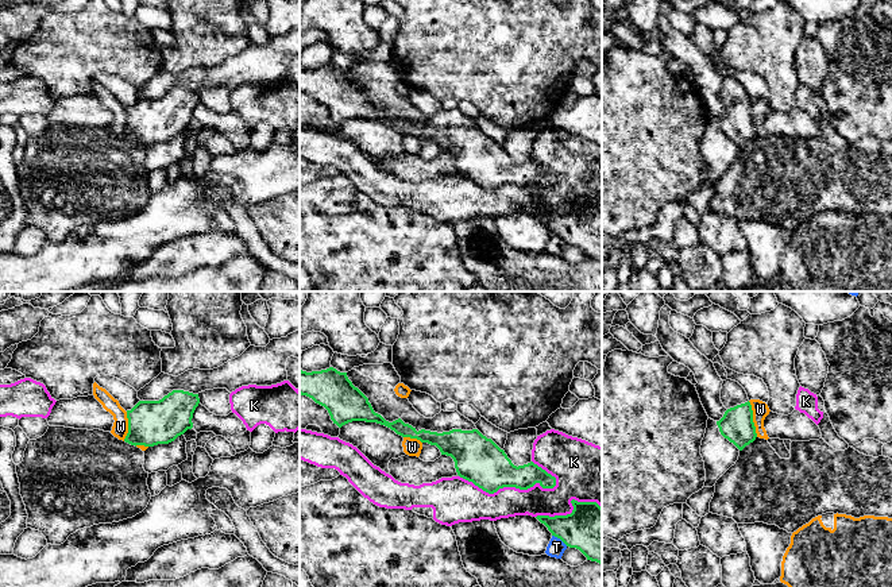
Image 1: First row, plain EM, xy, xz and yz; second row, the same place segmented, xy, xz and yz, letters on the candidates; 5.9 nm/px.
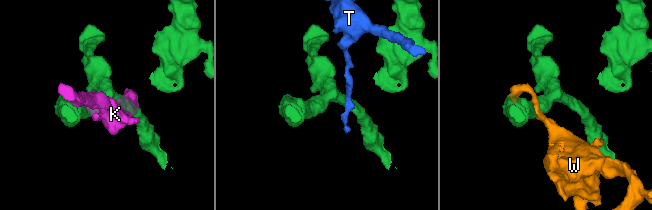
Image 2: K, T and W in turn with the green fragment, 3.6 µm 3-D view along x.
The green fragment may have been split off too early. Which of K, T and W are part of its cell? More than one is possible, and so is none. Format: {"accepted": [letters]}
{"accepted": []}

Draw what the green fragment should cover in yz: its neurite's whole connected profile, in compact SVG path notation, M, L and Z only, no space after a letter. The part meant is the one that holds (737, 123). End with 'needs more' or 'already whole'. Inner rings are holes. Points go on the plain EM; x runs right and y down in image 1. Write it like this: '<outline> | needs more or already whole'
M749 99L727 107L723 115L717 119L717 123L721 132L740 148L753 140L757 135L753 108Z | already whole

